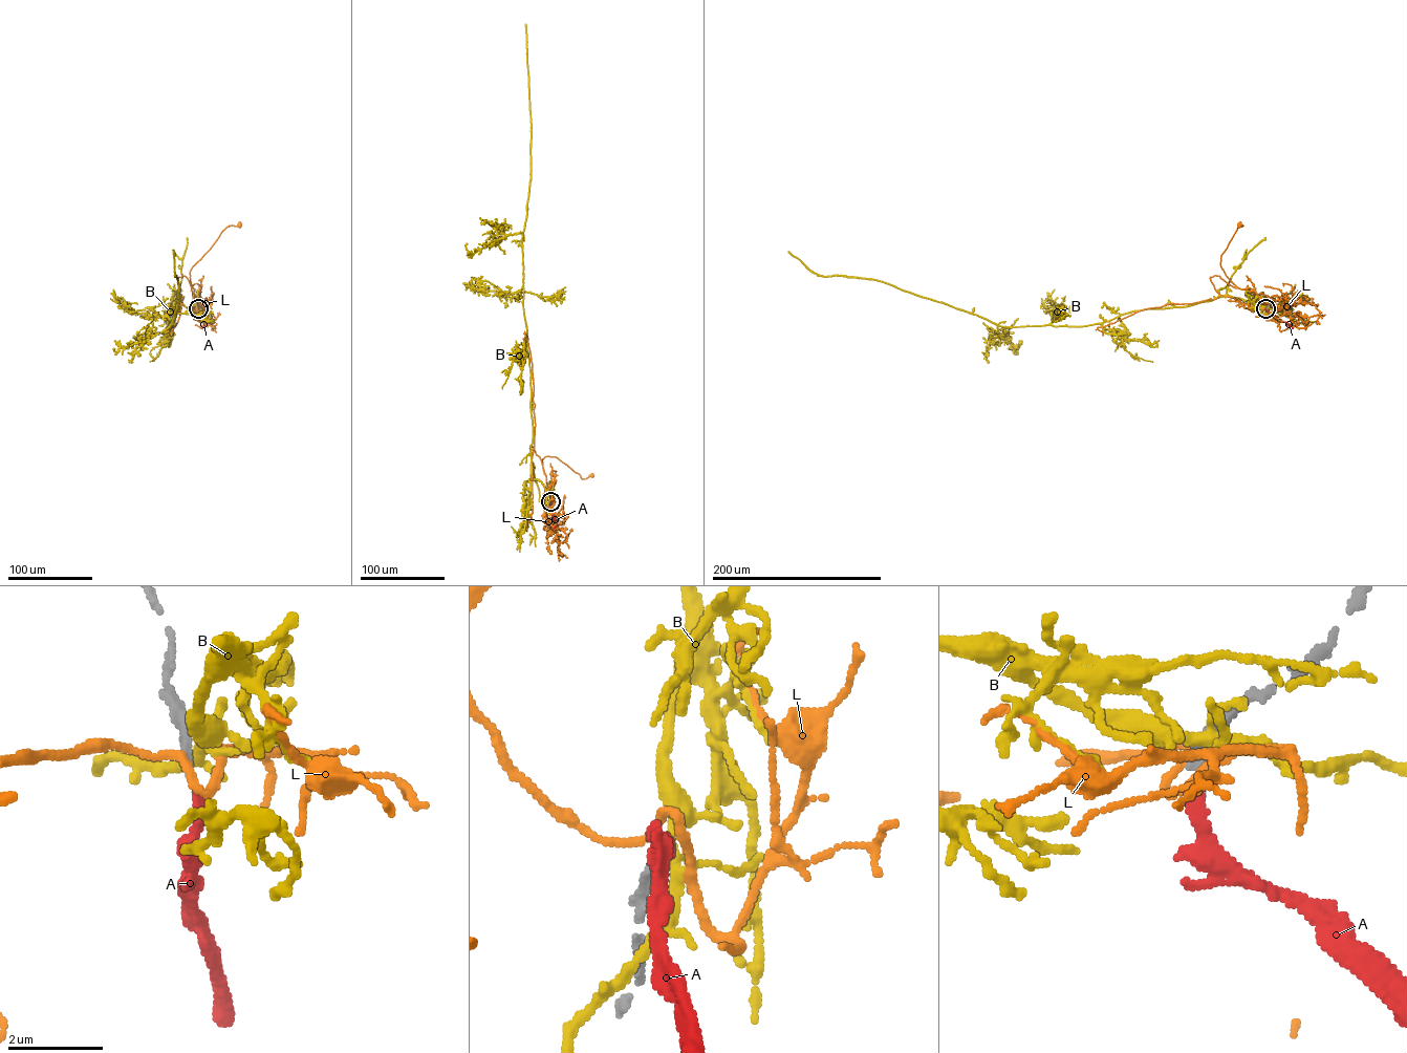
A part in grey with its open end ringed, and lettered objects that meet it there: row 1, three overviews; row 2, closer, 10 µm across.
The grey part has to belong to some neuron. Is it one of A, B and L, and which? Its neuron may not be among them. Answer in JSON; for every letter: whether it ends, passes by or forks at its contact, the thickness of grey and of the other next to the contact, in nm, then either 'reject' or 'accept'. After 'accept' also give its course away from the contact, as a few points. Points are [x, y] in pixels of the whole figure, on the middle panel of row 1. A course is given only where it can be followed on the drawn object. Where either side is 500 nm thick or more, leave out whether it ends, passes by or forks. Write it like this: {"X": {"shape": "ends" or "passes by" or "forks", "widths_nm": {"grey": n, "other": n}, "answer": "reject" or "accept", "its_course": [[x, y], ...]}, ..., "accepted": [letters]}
{"A": {"shape": "ends", "widths_nm": {"grey": 200, "other": 190}, "answer": "accept", "its_course": [[552, 501], [550, 512], [557, 524], [553, 529]]}, "B": {"shape": "forks", "widths_nm": {"grey": 320, "other": 260}, "answer": "reject"}, "L": {"shape": "passes by", "widths_nm": {"grey": 280, "other": 150}, "answer": "reject"}, "accepted": ["A"]}

